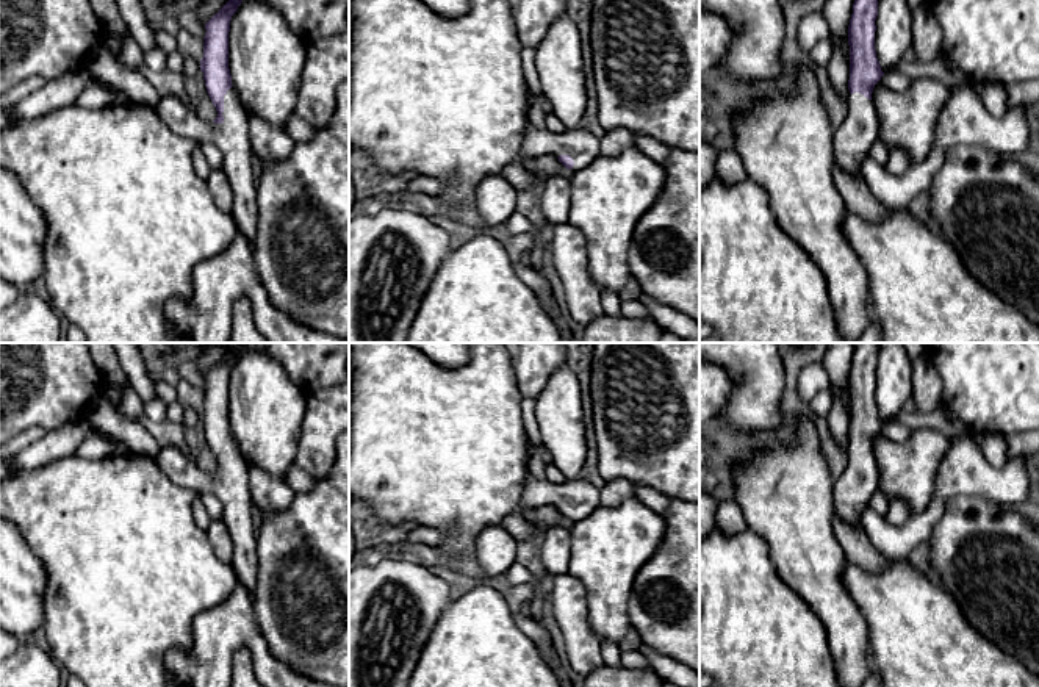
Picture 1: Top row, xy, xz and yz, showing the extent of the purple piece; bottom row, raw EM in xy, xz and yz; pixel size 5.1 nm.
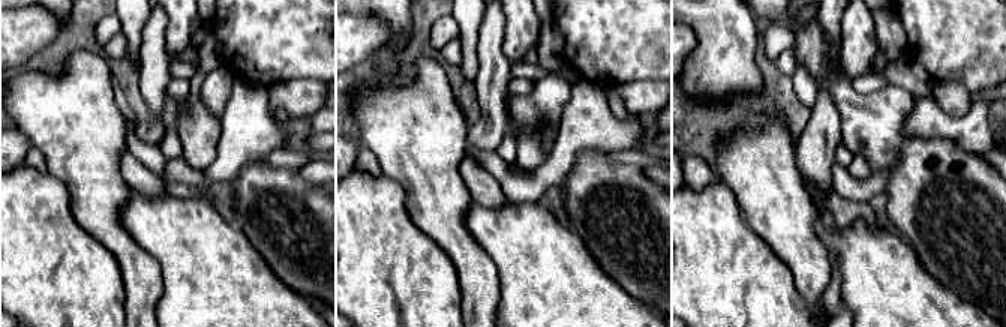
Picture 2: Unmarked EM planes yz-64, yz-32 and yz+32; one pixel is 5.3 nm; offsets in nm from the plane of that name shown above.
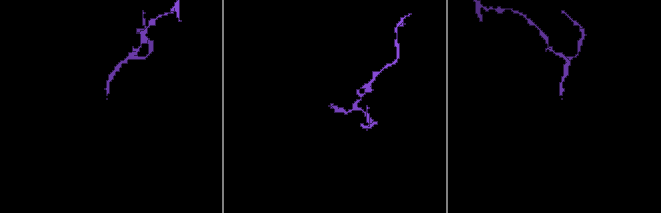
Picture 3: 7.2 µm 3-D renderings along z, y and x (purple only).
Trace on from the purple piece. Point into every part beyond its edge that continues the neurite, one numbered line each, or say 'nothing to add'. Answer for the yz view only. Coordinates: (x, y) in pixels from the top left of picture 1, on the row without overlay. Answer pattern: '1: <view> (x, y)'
1: yz (853, 490)

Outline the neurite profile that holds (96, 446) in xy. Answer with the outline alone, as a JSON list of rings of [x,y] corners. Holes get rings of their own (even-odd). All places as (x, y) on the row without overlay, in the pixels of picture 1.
[[[92,433],[75,451],[77,457],[100,460],[117,452],[119,443],[108,435]]]

